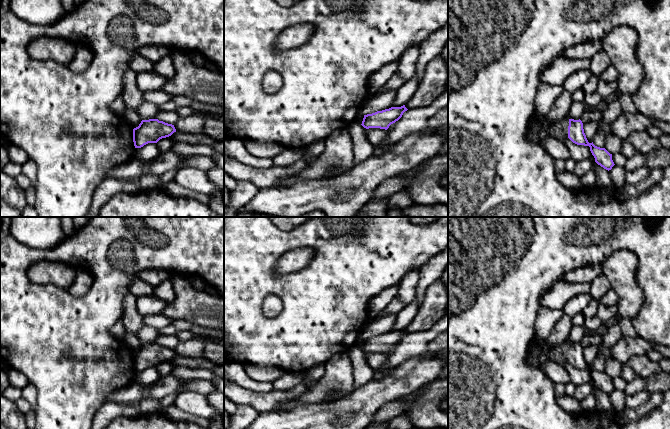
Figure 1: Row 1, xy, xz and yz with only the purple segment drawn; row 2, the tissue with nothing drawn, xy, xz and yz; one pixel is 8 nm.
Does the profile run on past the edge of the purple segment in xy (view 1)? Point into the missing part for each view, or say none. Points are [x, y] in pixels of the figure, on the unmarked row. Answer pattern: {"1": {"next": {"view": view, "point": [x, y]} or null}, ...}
{"1": {"next": null}}

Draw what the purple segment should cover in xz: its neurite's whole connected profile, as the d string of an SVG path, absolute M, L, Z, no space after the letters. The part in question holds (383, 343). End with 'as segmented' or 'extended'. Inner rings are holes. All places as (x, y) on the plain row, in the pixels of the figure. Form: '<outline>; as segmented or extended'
M403 329L401 331L391 331L372 338L367 338L364 339L361 349L366 353L380 352L387 354L389 350L398 345L407 334L405 329Z; as segmented

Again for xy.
M158 343L142 344L138 351L133 353L135 372L141 372L148 367L157 367L160 363L171 360L176 353L174 349Z; as segmented

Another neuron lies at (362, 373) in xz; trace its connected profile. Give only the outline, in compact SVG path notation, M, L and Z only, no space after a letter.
M362 349L348 350L348 357L353 366L354 390L366 385L373 379L374 370L367 362L367 353Z

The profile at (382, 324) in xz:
M396 314L379 315L376 318L369 319L362 337L364 339L372 338L392 331L396 322Z

